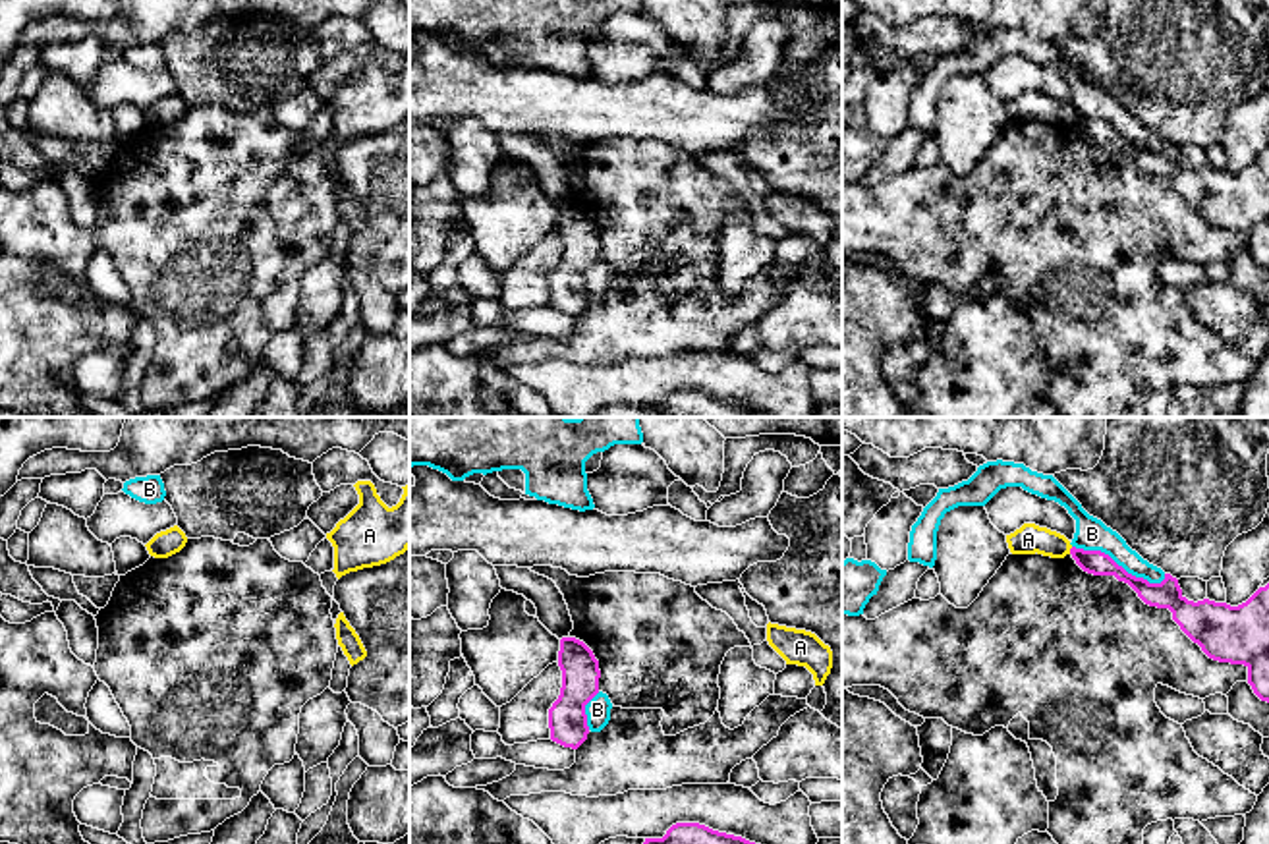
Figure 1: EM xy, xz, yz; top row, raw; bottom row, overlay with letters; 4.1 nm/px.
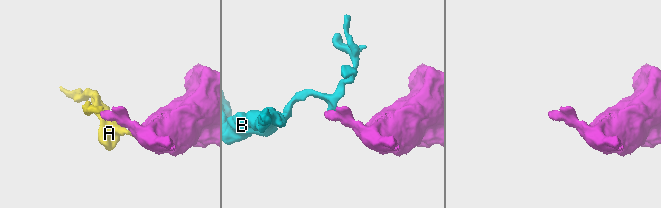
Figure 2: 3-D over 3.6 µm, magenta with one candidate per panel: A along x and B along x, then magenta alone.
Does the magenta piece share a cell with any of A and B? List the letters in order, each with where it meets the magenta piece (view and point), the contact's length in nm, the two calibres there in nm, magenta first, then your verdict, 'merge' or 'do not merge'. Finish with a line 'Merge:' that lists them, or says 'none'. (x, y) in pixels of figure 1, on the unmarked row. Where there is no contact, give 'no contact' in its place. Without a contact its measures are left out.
A: yz (1071, 118) | 40 nm | 100/120 nm | do not merge
B: yz (1117, 132) | 420 nm | 120/140 nm | do not merge
Merge: none

